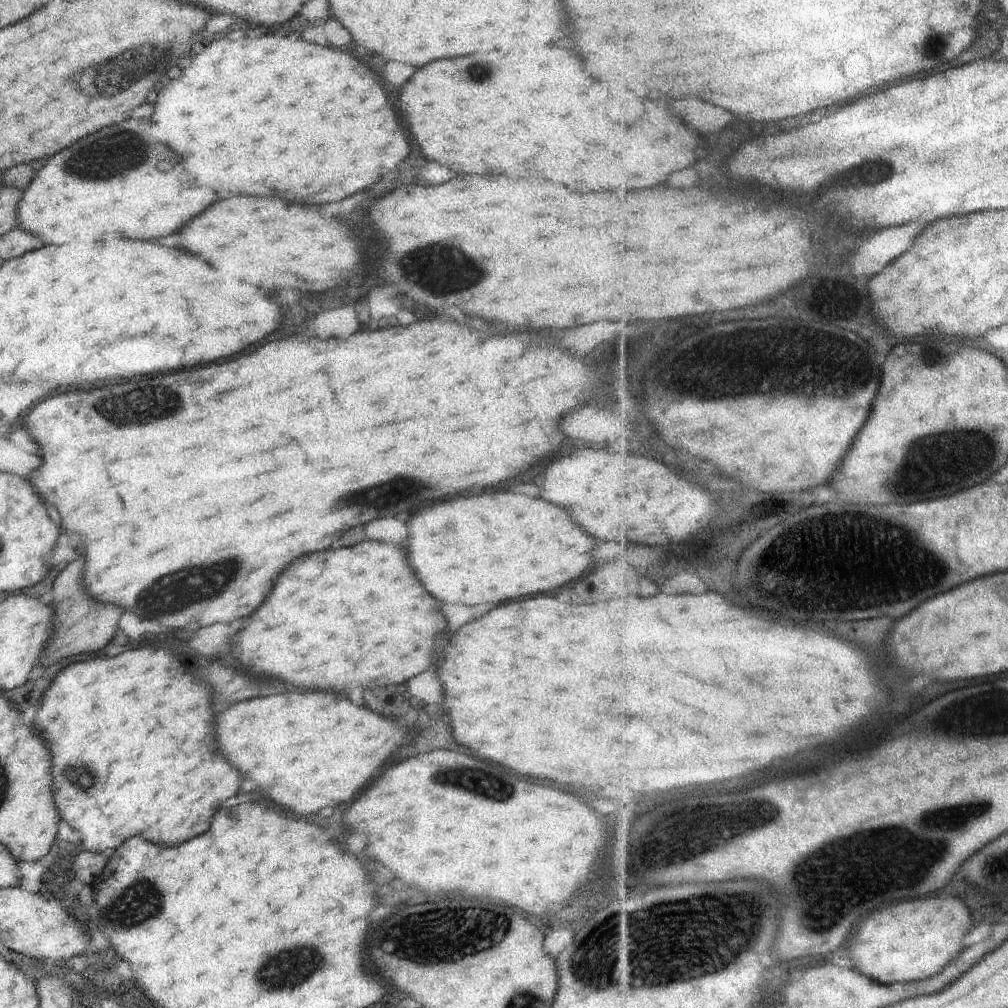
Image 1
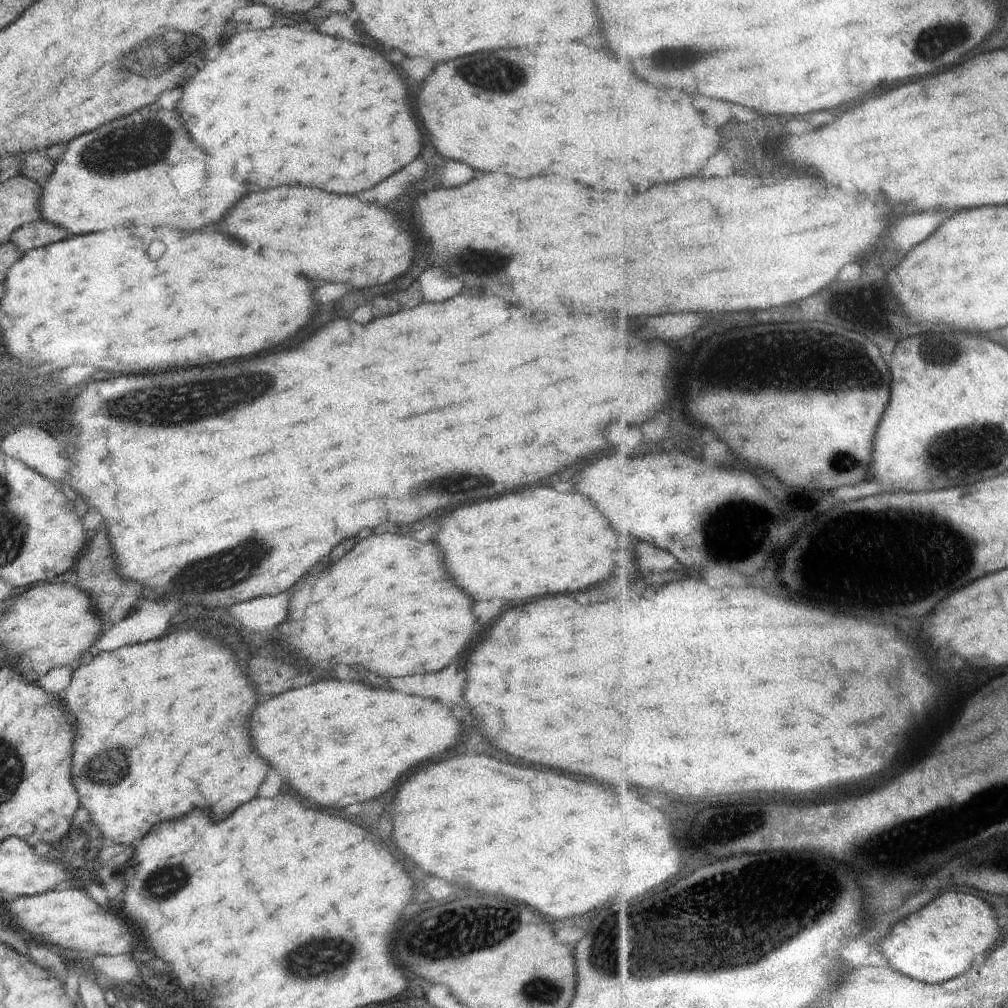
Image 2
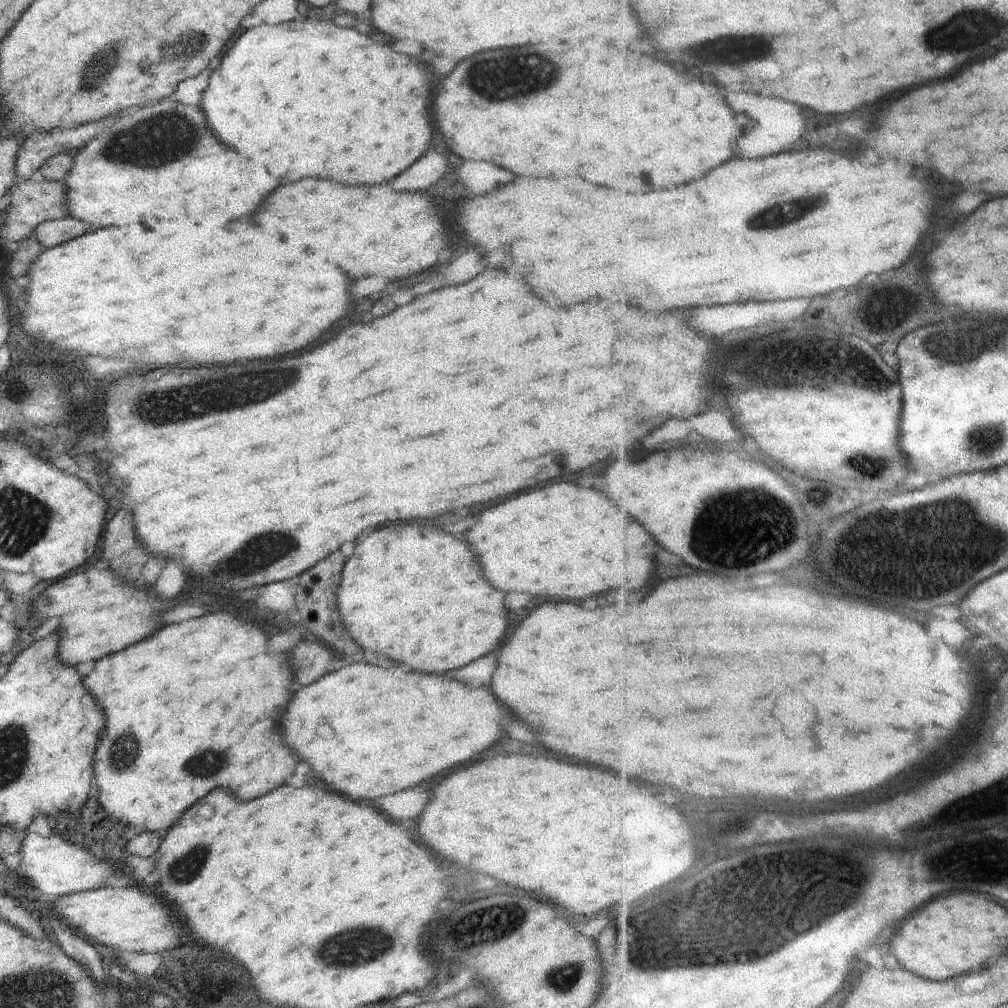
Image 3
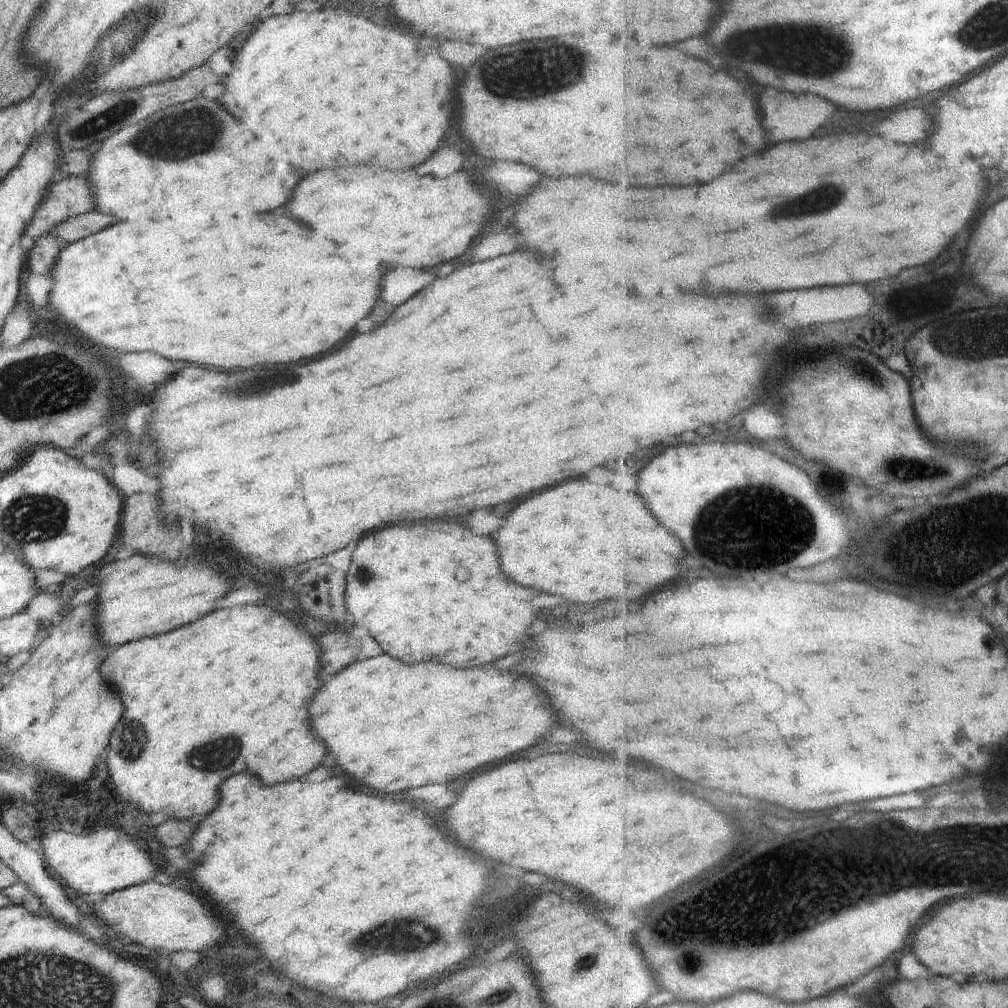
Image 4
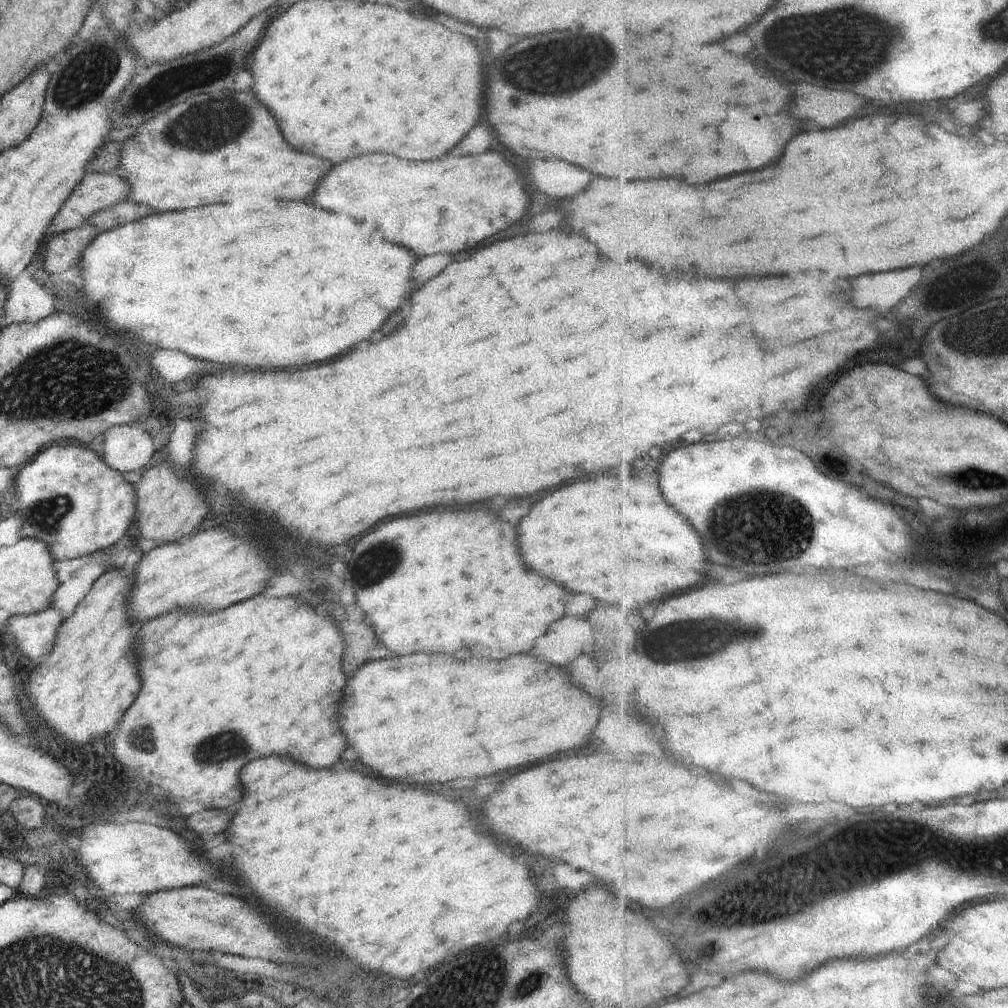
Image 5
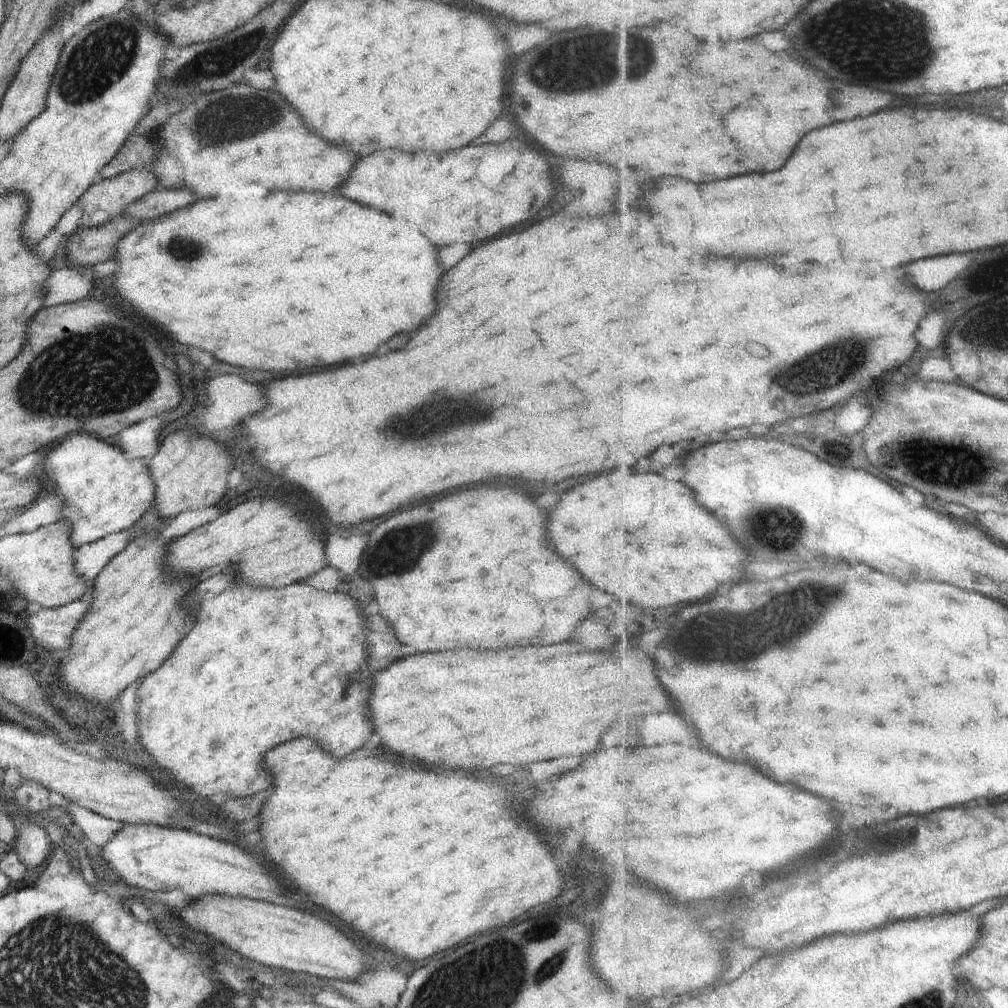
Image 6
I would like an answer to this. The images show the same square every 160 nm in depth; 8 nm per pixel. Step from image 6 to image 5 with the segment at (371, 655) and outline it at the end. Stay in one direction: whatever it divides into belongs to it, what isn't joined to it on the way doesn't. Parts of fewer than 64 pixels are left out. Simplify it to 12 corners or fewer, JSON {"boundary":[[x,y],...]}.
{"boundary":[[338,620],[345,647],[341,669],[352,675],[370,662],[377,638],[370,624]]}

